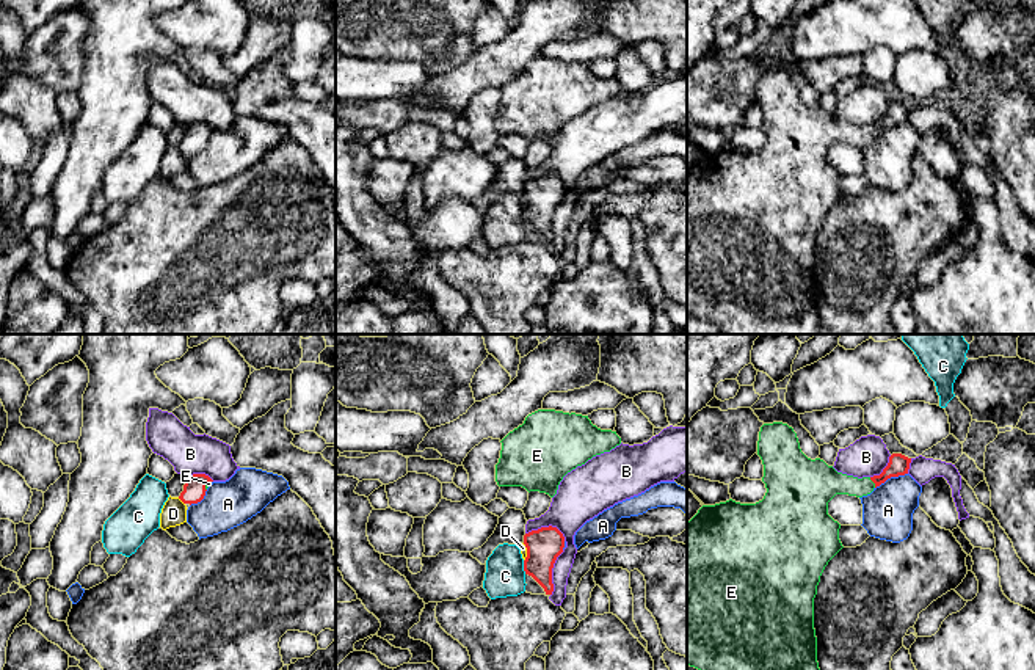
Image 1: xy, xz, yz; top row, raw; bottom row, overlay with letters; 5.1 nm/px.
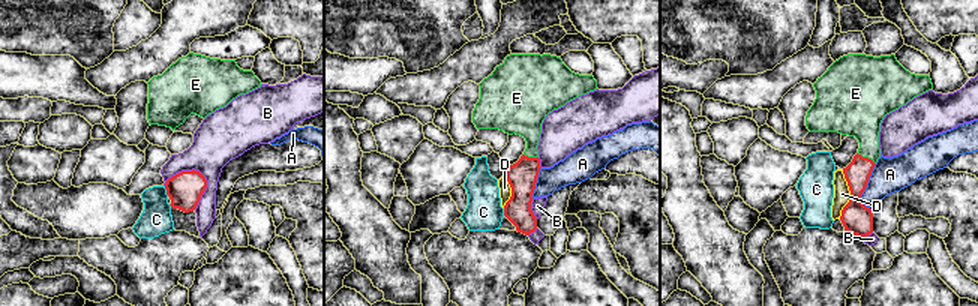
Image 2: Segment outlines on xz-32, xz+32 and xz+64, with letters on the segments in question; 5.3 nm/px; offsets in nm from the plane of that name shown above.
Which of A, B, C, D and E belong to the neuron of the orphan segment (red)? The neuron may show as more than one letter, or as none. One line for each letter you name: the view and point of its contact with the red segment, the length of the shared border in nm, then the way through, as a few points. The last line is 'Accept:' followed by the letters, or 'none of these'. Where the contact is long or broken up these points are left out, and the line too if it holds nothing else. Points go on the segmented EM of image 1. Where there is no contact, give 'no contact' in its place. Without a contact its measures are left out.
E: meets red in yz at (872, 480); contact 70 nm long; runs through yz (899, 465), (880, 479), (872, 480), (824, 482)
Accept: E

